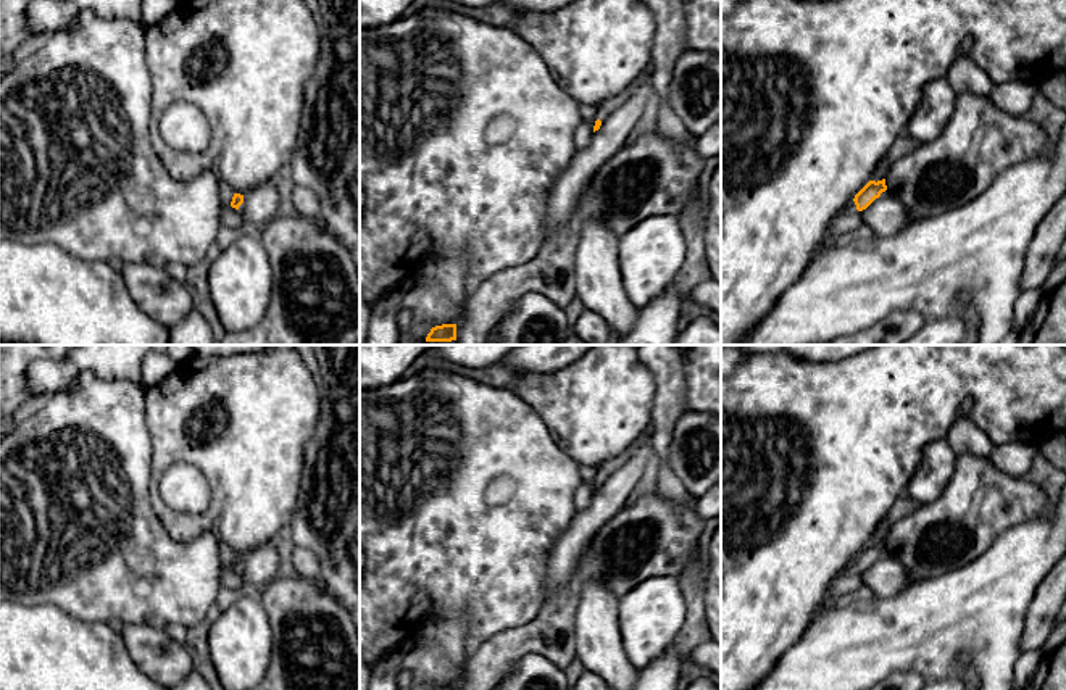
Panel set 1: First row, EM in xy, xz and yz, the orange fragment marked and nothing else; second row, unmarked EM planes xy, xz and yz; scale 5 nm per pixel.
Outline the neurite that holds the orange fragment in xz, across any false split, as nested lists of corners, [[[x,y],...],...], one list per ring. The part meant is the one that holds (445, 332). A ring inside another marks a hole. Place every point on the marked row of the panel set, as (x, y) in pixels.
[[[442,324],[431,329],[426,342],[452,342],[456,340],[456,324]]]

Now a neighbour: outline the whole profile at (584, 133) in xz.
[[[589,111],[584,116],[581,126],[576,131],[576,137],[574,137],[577,148],[585,148],[590,143],[592,135],[593,135],[595,121],[597,121],[597,116],[592,111]]]

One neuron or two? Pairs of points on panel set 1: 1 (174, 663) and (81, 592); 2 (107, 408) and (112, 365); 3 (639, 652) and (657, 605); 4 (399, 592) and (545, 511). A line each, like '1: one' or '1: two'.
1: two
2: two
3: one
4: one

